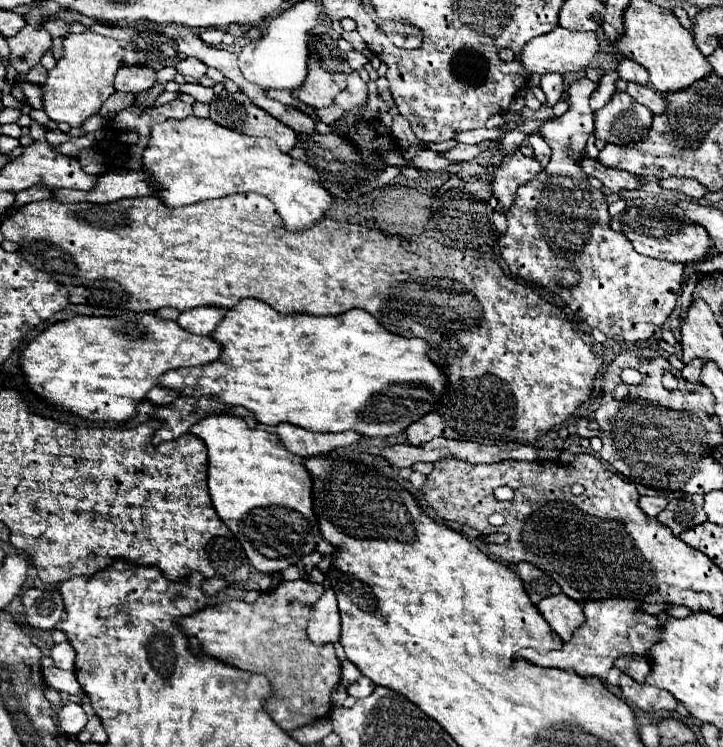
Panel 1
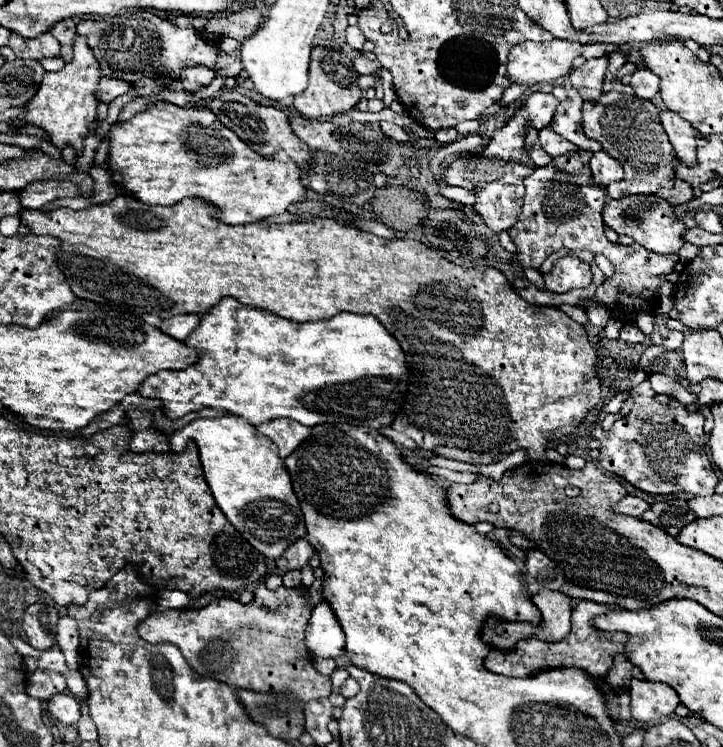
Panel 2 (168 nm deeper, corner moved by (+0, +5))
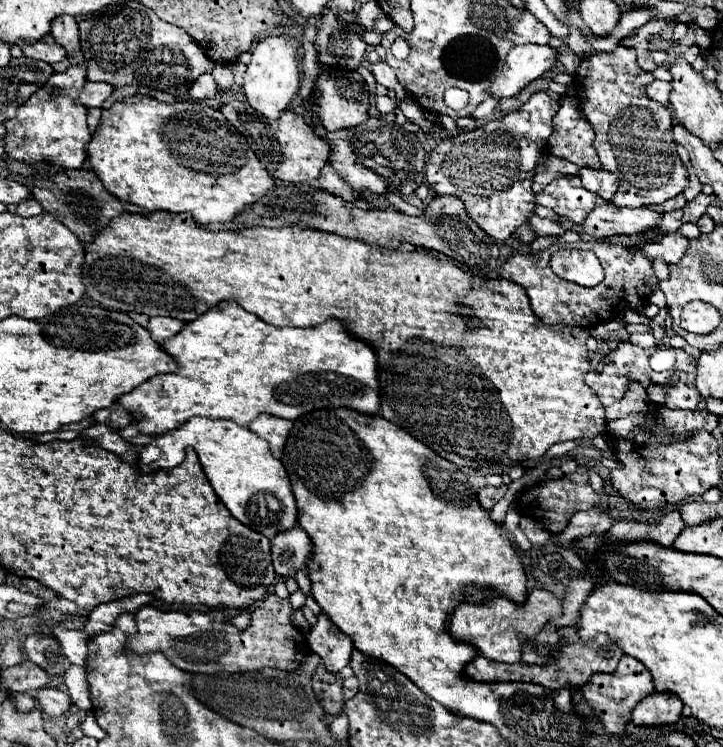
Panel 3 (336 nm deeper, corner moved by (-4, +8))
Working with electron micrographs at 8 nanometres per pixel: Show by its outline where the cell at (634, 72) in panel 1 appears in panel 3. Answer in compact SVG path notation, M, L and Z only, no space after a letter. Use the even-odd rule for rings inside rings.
M652 81L650 85L646 85L646 95L658 103L662 103L664 107L668 107L668 93L670 93L672 85L668 81Z

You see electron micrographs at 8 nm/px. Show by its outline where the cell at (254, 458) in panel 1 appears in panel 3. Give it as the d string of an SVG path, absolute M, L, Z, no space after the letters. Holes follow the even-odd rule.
M202 417L186 421L182 427L156 437L142 449L140 469L144 473L154 469L172 469L185 459L188 447L194 447L216 495L240 523L268 539L298 525L298 507L284 465L274 459L270 445L264 439L234 421Z

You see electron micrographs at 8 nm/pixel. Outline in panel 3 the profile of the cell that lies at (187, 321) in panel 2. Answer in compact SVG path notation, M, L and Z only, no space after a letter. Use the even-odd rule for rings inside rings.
M152 317L148 321L148 331L158 343L174 337L176 333L180 333L182 327L184 327L184 323L172 319L172 317Z

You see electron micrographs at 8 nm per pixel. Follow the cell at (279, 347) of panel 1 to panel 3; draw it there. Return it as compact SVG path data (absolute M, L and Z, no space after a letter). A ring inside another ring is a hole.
M222 301L202 313L196 321L186 323L184 329L172 339L164 341L162 347L166 353L176 357L176 361L180 361L178 373L156 375L118 399L118 403L134 415L140 431L146 435L162 435L178 425L184 425L196 415L208 419L232 419L234 423L248 427L262 413L294 421L296 417L316 409L344 407L364 415L378 415L380 411L380 391L376 389L378 355L368 341L364 343L362 339L354 337L338 319L330 319L306 329L276 327L262 321L254 313L244 311L236 301Z

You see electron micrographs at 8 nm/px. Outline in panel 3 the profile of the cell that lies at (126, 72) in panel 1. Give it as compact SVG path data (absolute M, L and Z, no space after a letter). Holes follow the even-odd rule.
M86 83L80 91L80 101L86 107L102 107L102 103L114 93L114 87L108 83Z

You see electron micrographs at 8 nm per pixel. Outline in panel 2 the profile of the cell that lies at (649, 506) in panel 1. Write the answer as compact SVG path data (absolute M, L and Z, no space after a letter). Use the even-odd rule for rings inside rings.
M624 496L618 506L614 506L614 514L628 514L628 516L640 516L642 512L646 512L648 502L644 502L642 498L636 496Z

